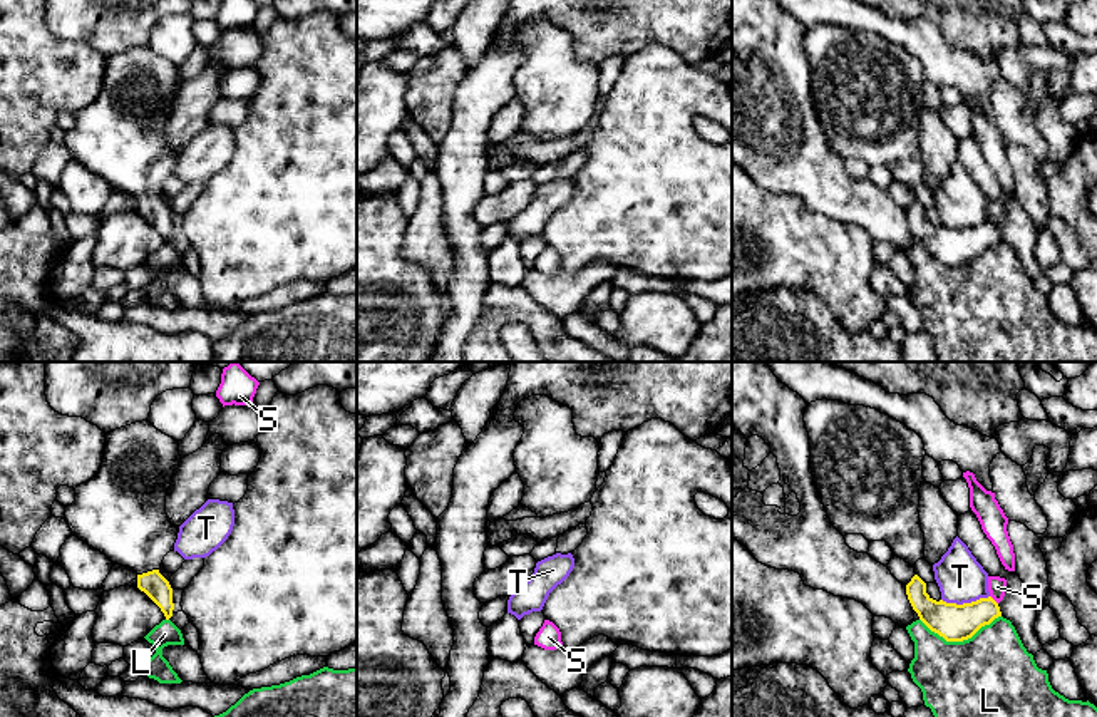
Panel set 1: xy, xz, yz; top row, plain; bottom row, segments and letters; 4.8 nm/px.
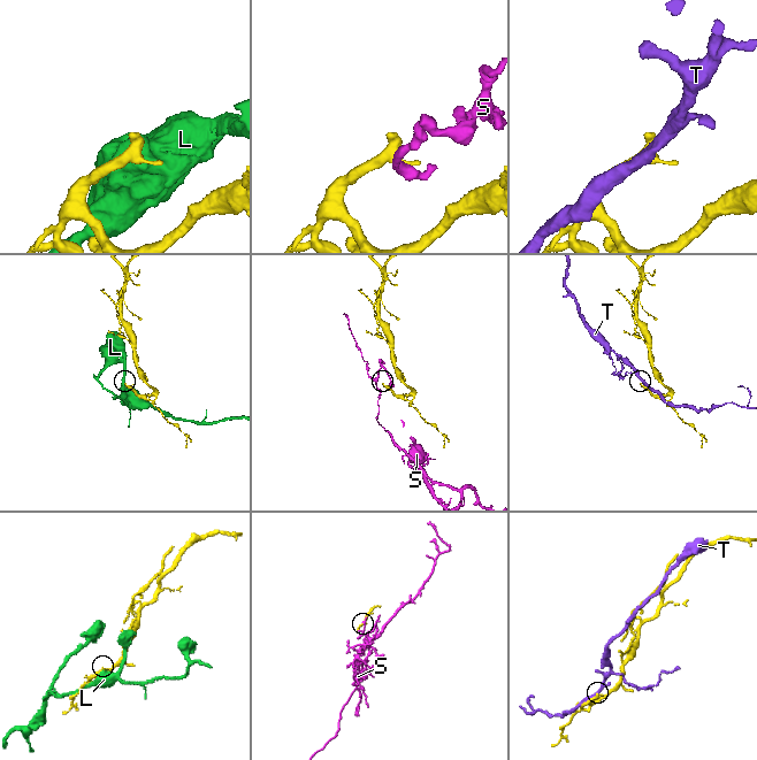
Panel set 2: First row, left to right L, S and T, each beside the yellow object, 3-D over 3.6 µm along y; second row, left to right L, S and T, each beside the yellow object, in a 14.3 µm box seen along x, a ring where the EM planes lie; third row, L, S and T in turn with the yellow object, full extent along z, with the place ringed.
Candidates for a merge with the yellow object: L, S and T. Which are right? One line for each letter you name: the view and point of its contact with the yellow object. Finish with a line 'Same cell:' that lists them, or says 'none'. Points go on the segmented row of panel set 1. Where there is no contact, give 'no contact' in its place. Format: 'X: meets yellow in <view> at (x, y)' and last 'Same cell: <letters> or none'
Same cell: none

